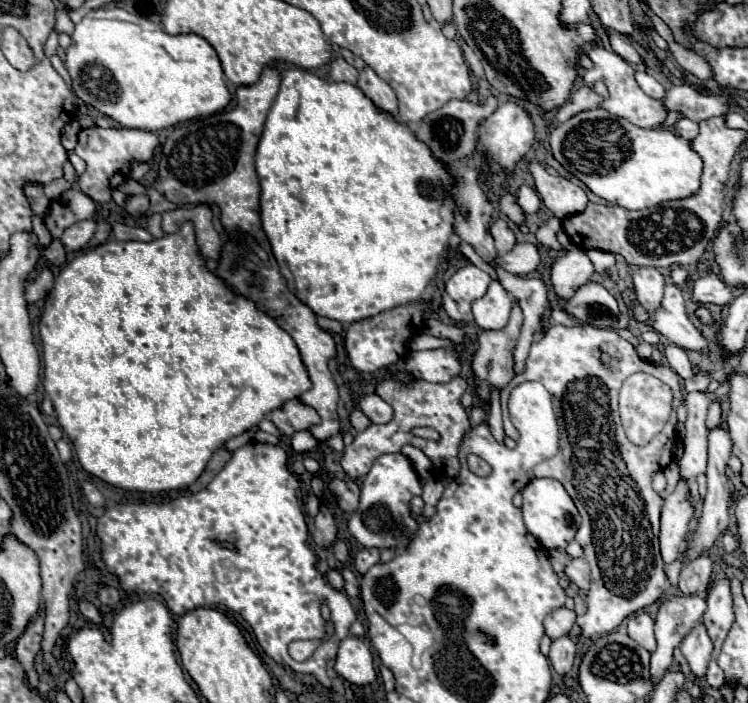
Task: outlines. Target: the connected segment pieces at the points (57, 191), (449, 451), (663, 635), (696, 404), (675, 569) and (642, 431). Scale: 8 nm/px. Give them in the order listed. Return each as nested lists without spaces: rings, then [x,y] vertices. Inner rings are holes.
[[[56,179],[56,181],[52,181],[52,183],[48,183],[48,185],[44,185],[44,195],[48,197],[48,199],[58,199],[64,191],[68,191],[72,185],[66,181],[66,179]]]
[[[454,377],[452,381],[448,381],[444,385],[434,385],[434,383],[428,383],[428,381],[422,381],[422,379],[410,379],[408,383],[402,383],[398,379],[386,379],[386,381],[378,383],[376,395],[380,395],[394,409],[394,417],[392,417],[390,423],[370,425],[354,437],[354,441],[348,445],[348,449],[344,449],[344,455],[342,455],[342,461],[340,461],[342,469],[352,479],[360,479],[370,471],[372,463],[380,455],[400,453],[400,449],[406,443],[410,443],[410,445],[418,447],[420,451],[424,451],[424,455],[432,461],[432,473],[434,473],[436,479],[440,479],[440,481],[456,479],[458,473],[460,473],[460,463],[458,463],[460,439],[464,437],[464,431],[468,431],[468,427],[470,427],[468,413],[460,403],[460,397],[466,391],[466,387],[468,385],[462,377]],[[414,427],[436,429],[440,433],[440,441],[416,437],[412,433]]]
[[[698,595],[668,597],[656,615],[656,641],[658,649],[650,659],[650,681],[656,687],[664,677],[666,669],[672,665],[674,649],[682,639],[702,621],[706,611],[706,601]]]
[[[725,380],[715,393],[688,393],[684,403],[688,409],[688,419],[686,419],[686,437],[684,437],[684,453],[678,461],[680,467],[680,479],[690,481],[698,477],[700,473],[706,471],[706,447],[708,447],[708,429],[706,429],[706,411],[708,403],[712,399],[722,398],[729,392],[730,384]]]
[[[674,561],[674,563],[670,563],[670,565],[666,565],[666,567],[664,567],[664,573],[666,573],[668,583],[670,583],[672,587],[676,587],[676,585],[678,585],[678,575],[680,575],[680,569],[682,569],[680,561]]]
[[[634,373],[624,381],[620,389],[620,419],[626,437],[634,445],[646,445],[648,441],[652,441],[652,437],[662,431],[662,425],[668,421],[670,411],[672,411],[672,391],[660,379],[646,373]]]

